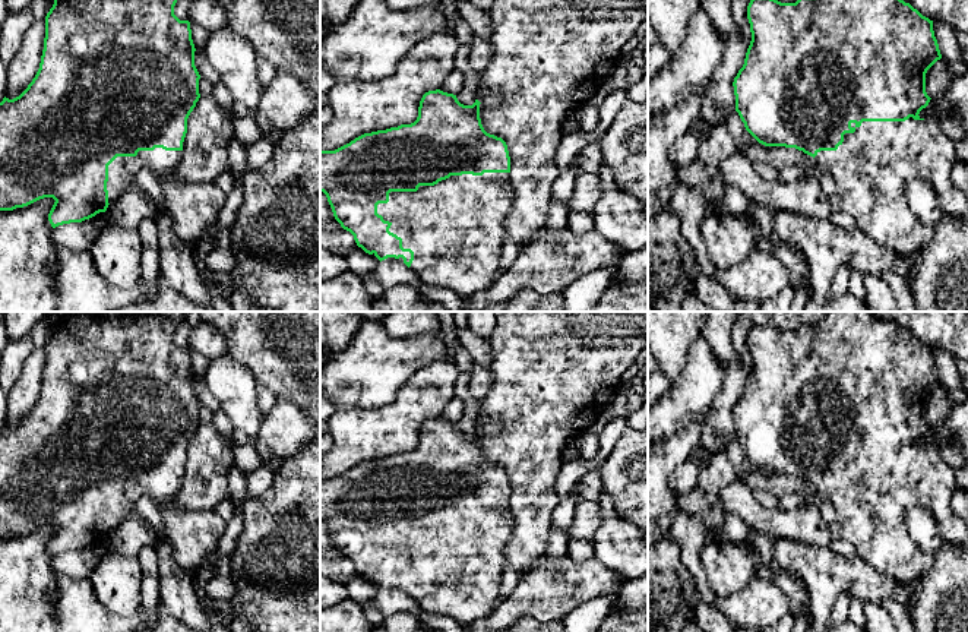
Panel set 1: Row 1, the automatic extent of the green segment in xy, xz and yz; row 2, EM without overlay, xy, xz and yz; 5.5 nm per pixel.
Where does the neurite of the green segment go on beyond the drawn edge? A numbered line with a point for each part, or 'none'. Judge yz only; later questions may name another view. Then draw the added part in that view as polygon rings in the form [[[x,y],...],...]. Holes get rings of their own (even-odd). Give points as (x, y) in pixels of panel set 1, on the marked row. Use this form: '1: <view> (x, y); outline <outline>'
1: yz (873, 166); outline [[[914,120],[905,121],[863,121],[860,127],[851,123],[854,133],[845,133],[844,142],[836,151],[820,151],[814,157],[822,171],[829,171],[835,181],[835,193],[829,198],[833,212],[844,212],[854,218],[858,231],[877,246],[895,253],[911,253],[920,250],[933,240],[934,228],[917,219],[908,206],[907,184],[914,178],[929,181],[940,198],[942,208],[949,218],[968,218],[968,199],[952,184],[952,168],[959,159],[956,143],[940,127],[937,121]]]

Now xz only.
1: xz (455, 228); outline [[[510,173],[462,174],[417,192],[390,192],[389,202],[377,205],[377,214],[392,224],[389,231],[402,238],[402,247],[414,252],[409,268],[421,284],[471,297],[488,290],[503,272],[503,224],[513,199]]]

